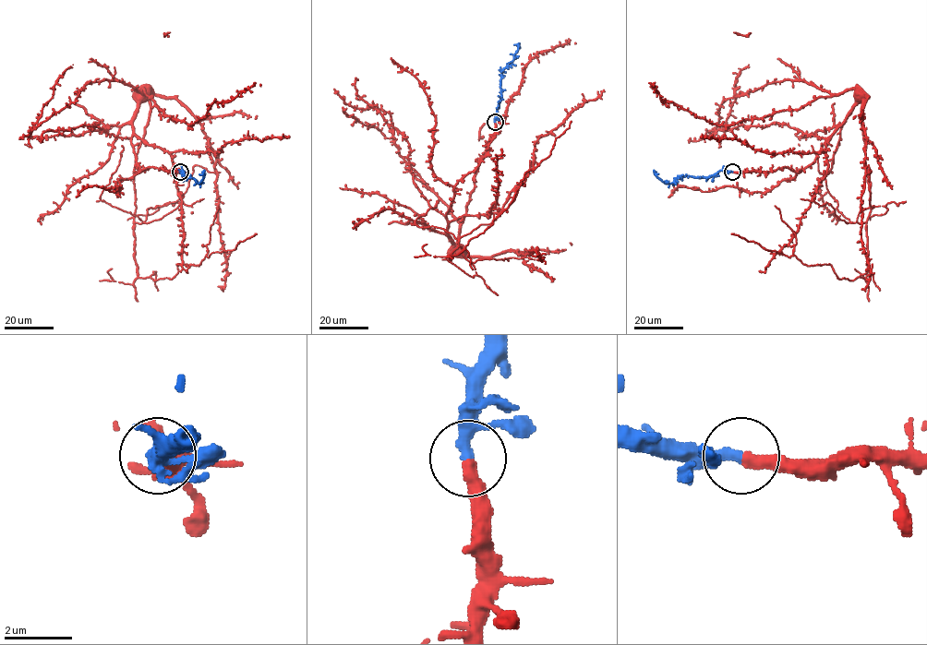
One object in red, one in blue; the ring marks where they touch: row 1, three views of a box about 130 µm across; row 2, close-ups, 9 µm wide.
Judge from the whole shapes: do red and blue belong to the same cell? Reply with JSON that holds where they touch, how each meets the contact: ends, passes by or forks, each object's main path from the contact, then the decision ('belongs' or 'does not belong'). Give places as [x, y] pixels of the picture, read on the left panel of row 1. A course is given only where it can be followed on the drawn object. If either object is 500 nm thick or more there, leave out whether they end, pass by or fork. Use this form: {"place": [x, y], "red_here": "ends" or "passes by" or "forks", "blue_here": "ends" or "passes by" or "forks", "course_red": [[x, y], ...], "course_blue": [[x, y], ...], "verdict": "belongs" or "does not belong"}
{"place": [180, 172], "red_here": "ends", "blue_here": "passes by", "course_red": [[180, 172], [140, 172], [131, 141], [142, 101], [139, 277], [171, 279], [178, 264], [199, 265], [256, 233]], "course_blue": [[180, 172], [199, 184], [204, 170]], "verdict": "belongs"}

